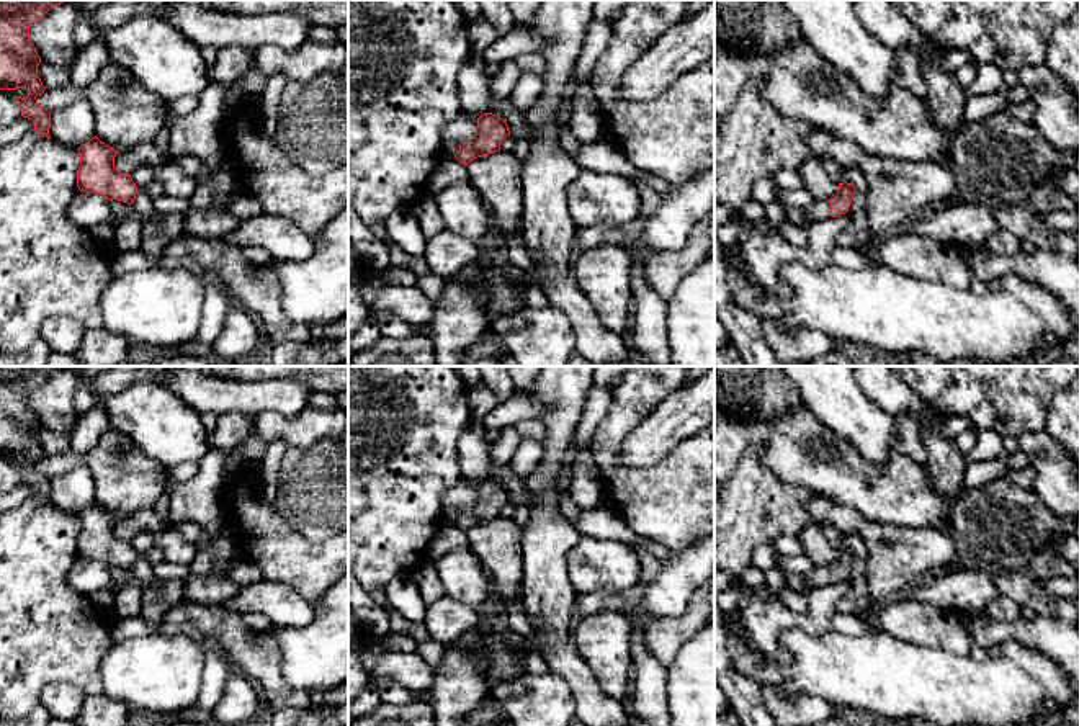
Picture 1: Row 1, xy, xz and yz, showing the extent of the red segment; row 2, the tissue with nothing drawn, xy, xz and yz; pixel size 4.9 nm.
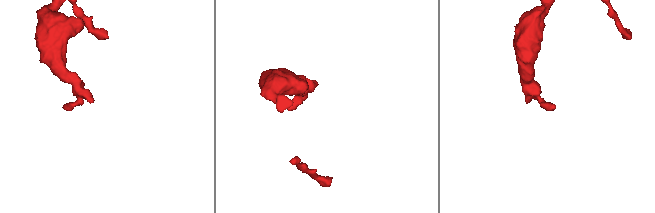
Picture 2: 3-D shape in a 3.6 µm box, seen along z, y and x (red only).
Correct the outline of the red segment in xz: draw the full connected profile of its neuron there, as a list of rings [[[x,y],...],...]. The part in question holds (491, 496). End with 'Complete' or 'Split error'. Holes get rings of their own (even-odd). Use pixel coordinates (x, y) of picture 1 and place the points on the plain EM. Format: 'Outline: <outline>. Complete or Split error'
Outline: [[[484,479],[477,484],[476,500],[456,517],[454,525],[468,531],[477,523],[499,518],[507,502],[507,489],[497,481]]]. Complete

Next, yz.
Outline: [[[847,548],[839,549],[839,556],[834,564],[814,566],[813,571],[804,576],[804,582],[811,587],[811,590],[814,590],[814,589],[829,587],[831,584],[845,580],[850,574],[855,558],[857,556],[853,551]]]. Split error

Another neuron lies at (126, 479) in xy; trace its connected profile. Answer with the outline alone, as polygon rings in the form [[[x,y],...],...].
[[[110,427],[93,448],[77,456],[93,477],[95,502],[114,517],[154,509],[167,482],[167,468]]]

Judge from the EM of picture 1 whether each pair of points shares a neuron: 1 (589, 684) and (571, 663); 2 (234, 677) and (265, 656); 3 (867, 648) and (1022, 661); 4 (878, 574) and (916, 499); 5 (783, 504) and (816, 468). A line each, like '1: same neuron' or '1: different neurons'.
1: same neuron
2: different neurons
3: different neurons
4: different neurons
5: different neurons

